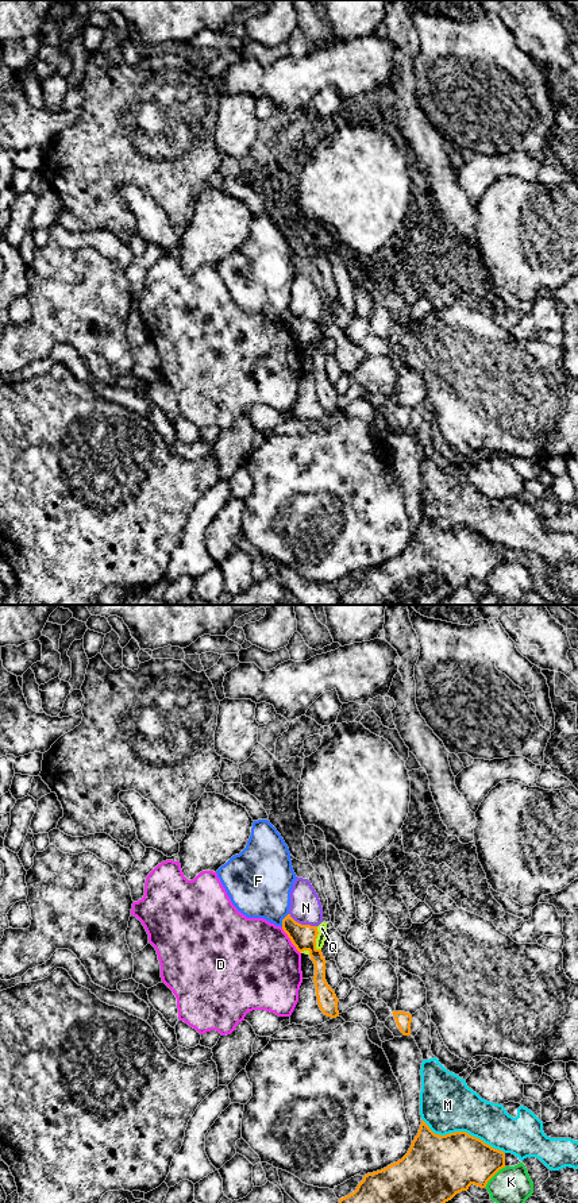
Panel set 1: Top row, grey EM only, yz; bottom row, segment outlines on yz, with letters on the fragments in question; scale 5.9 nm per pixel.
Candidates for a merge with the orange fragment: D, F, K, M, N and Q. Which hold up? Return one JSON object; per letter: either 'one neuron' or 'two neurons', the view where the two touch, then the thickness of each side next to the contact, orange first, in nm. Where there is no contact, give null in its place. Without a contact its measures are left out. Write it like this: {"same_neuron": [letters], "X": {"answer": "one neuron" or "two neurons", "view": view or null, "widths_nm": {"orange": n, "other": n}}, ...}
{"same_neuron": [], "D": {"answer": "two neurons", "view": "yz", "widths_nm": {"orange": 150, "other": 500}}, "F": {"answer": "two neurons", "view": "yz", "widths_nm": {"orange": 150, "other": 380}}, "K": {"answer": "two neurons", "view": "yz", "widths_nm": {"orange": 340, "other": 240}}, "M": {"answer": "two neurons", "view": "yz", "widths_nm": {"orange": 380, "other": 320}}, "N": {"answer": "two neurons", "view": "yz", "widths_nm": {"orange": 150, "other": 190}}, "Q": {"answer": "two neurons", "view": "yz", "widths_nm": {"orange": 150, "other": 60}}}

